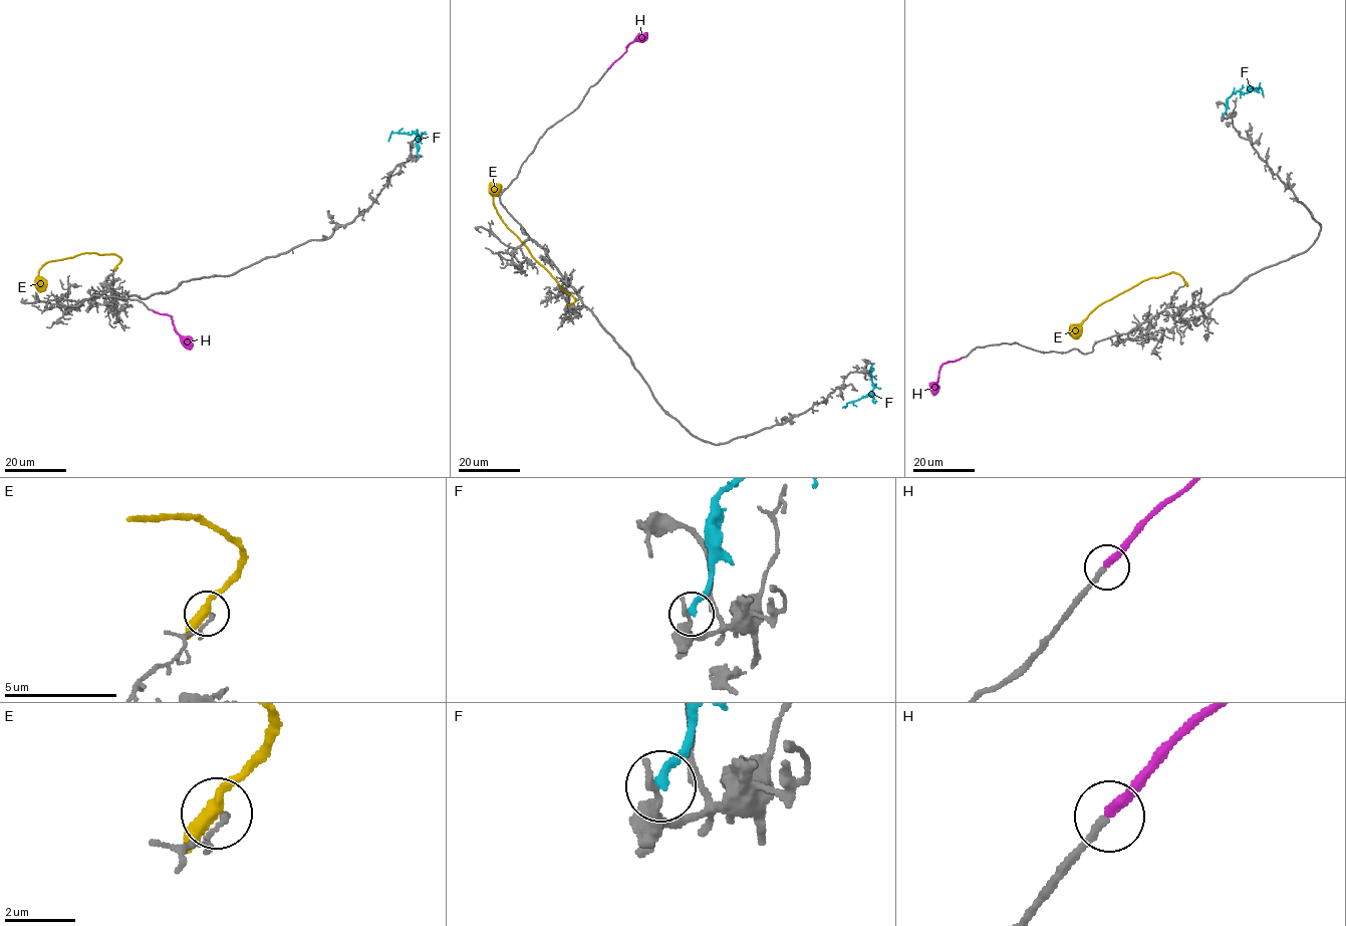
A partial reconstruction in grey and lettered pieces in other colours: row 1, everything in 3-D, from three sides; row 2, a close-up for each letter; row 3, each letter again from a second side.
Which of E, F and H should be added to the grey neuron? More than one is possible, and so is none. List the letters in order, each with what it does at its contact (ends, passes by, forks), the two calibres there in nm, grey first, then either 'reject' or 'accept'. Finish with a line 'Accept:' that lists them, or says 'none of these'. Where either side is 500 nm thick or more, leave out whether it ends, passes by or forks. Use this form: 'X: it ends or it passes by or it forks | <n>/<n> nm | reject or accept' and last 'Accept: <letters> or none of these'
E: it passes by | 140/380 nm | reject
F: it ends | 300/280 nm | reject
H: it ends | 220/280 nm | accept
Accept: H

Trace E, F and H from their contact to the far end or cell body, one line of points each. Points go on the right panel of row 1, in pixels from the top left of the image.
E: (1185, 282), (1173, 272), (1143, 280), (1093, 309), (1073, 337)
F: (1224, 114), (1226, 100), (1237, 91), (1245, 92), (1250, 87), (1260, 88), (1263, 97)
H: (961, 358), (943, 364), (931, 393)

